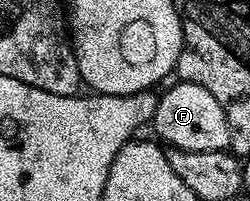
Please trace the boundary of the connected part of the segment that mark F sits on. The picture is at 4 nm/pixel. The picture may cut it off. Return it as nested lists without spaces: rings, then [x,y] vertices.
[[[177,82],[174,88],[167,89],[165,93],[162,91],[151,121],[151,128],[157,131],[155,133],[156,139],[171,148],[178,148],[179,150],[219,150],[220,152],[229,148],[229,123],[223,114],[223,106],[219,106],[219,102],[215,102],[212,94],[198,84]]]

